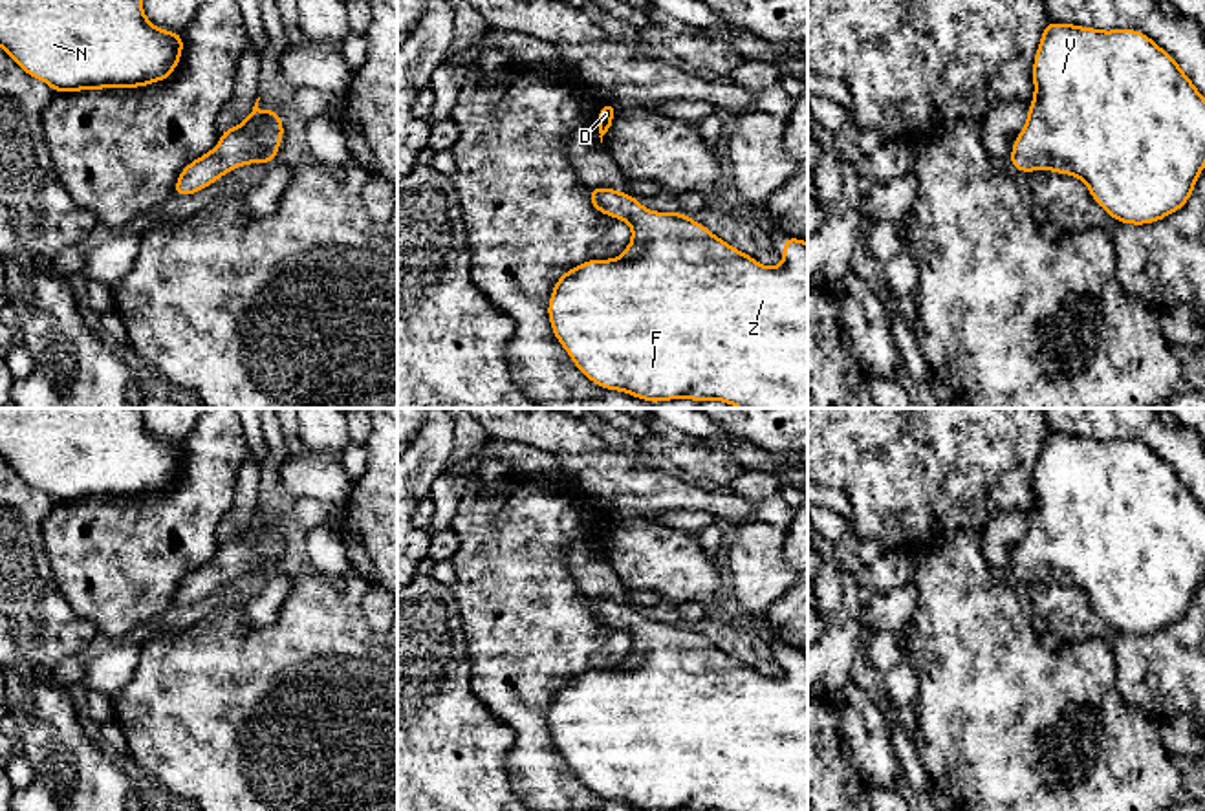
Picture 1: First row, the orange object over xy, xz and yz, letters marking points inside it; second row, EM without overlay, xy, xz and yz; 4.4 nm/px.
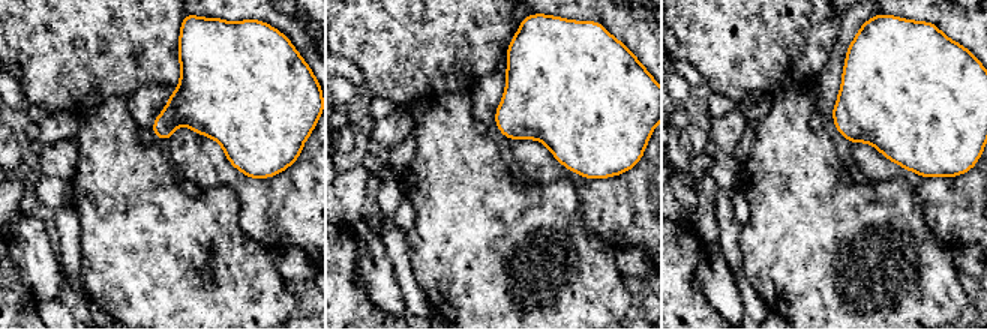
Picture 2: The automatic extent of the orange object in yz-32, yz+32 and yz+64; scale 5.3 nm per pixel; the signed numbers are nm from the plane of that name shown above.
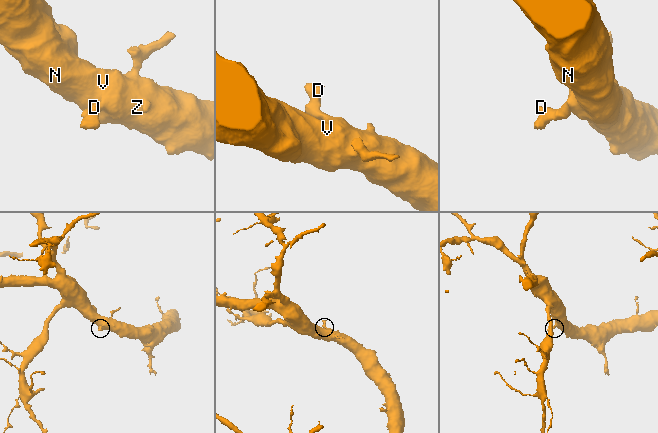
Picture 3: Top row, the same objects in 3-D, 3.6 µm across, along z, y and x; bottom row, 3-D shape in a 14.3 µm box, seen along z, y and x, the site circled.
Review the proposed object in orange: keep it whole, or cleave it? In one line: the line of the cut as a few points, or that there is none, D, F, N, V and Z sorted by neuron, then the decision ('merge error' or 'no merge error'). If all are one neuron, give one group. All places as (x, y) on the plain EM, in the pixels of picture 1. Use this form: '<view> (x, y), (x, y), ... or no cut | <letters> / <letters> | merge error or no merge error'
no cut | D F N V Z | no merge error

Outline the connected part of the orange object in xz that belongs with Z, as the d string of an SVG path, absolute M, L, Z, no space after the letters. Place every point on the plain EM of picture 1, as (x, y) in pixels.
M590 597L592 617L606 626L619 628L632 635L632 652L626 661L613 670L588 670L566 681L555 694L548 714L549 734L557 751L564 756L575 776L592 793L606 800L621 800L645 811L670 811L689 807L692 811L808 811L808 654L786 644L780 677L767 677L753 666L734 659L705 635L696 633L685 622L654 622L645 619L637 608L624 602Z

